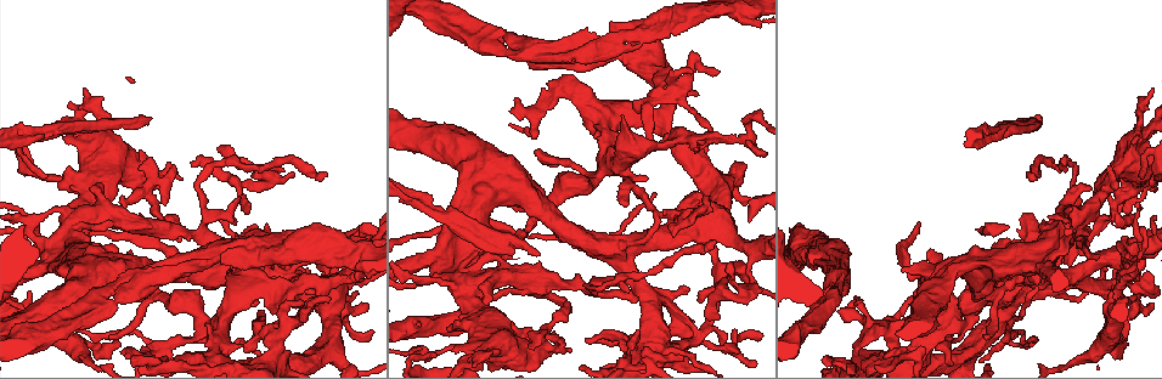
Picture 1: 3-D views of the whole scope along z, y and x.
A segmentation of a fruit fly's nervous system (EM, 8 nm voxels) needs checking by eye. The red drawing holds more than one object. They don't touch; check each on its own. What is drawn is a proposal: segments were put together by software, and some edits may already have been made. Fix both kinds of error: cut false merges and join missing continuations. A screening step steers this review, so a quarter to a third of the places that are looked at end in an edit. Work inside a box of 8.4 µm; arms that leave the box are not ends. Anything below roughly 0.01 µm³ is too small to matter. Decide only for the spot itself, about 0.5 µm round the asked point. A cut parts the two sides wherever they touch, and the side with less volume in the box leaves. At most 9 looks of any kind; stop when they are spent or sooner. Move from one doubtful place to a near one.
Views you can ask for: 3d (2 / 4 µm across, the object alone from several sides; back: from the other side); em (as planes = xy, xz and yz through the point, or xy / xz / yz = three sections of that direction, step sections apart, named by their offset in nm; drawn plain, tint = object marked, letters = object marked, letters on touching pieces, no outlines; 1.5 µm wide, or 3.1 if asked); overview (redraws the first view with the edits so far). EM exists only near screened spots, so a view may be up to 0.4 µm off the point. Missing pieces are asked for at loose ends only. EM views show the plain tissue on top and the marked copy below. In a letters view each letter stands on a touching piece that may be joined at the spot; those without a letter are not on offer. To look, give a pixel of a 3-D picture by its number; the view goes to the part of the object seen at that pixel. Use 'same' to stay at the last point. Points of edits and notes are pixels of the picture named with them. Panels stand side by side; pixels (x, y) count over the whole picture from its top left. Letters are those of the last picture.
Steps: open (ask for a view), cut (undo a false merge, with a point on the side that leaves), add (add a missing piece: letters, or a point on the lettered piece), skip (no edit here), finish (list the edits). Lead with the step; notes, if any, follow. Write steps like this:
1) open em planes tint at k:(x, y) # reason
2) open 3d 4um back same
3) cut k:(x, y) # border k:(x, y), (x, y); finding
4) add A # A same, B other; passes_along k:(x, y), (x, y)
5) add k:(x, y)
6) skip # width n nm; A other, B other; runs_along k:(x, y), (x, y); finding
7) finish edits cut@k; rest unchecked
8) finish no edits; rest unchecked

open em planes tint at 1:(800, 245) # branch point

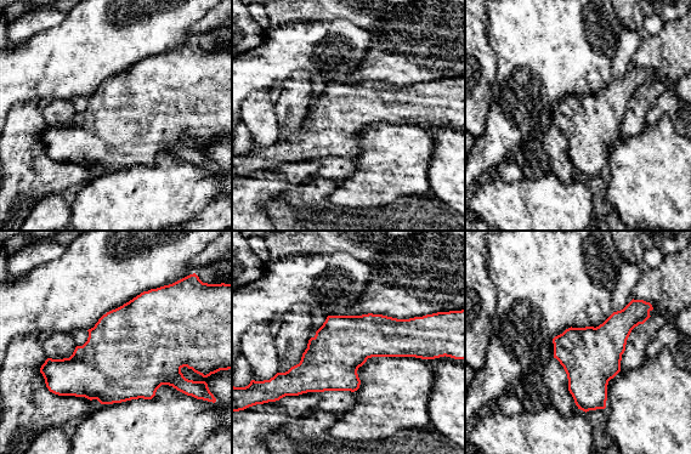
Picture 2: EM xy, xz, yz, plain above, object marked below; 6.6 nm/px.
open em planes letters same

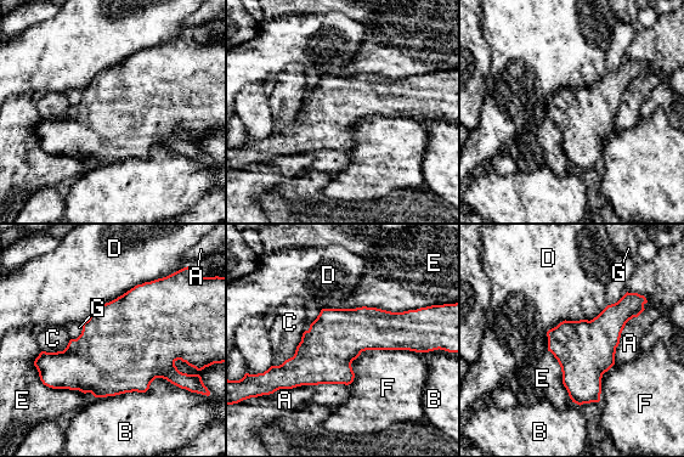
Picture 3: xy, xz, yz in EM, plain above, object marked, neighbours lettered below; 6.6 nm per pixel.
skip # width 380 nm; A other, B other, C other, D other, E other, F other, G other; border 3:(424, 351), (363, 350), (348, 384); continuous, no second cell

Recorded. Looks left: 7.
open em yz step 8 tint at 1:(681, 68) # free end

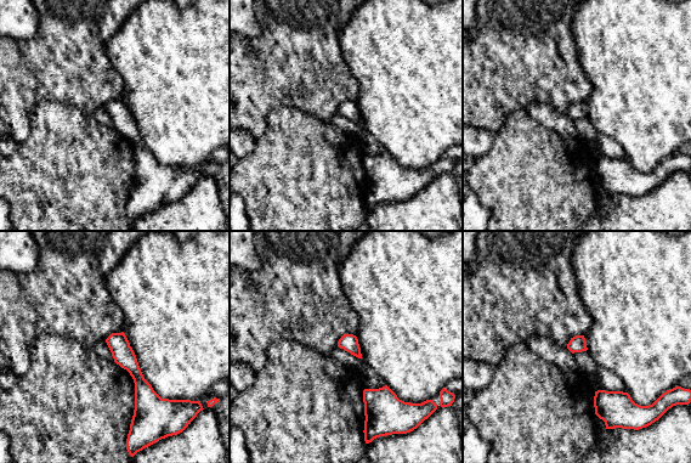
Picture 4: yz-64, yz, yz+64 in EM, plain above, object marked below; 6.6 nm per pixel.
open em planes letters same # cut it another way

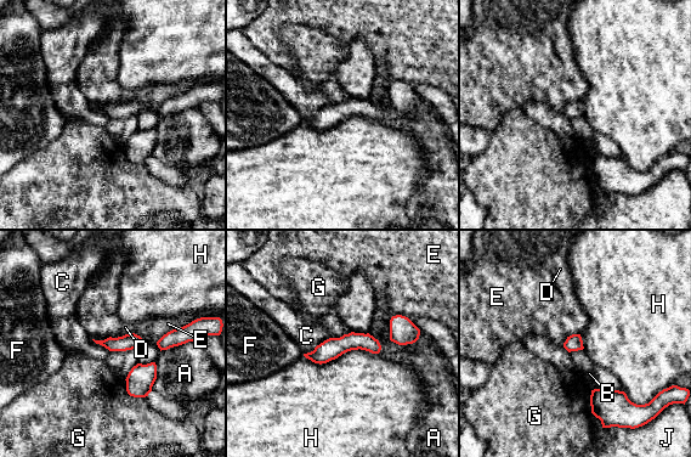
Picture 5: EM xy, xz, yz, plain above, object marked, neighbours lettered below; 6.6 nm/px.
skip # longest_contact H 500 nm; A other, B other, C other, D other, E other, F other, G other, H other, J other; runs_along 5:(377, 345), (345, 343), (310, 355); no lettered piece goes on from it

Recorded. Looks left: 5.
open em planes letters at 1:(1071, 238) # sharp bend

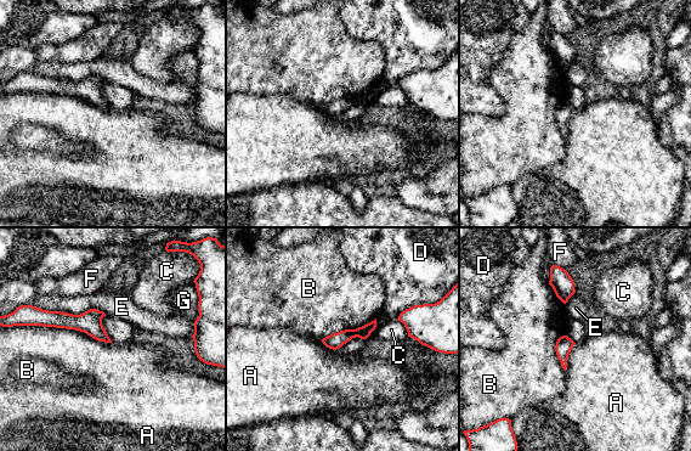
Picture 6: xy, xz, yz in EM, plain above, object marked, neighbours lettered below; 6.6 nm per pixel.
skip # A other, B other, C other, D other, E other, F other, G other; runs_along 6:(40, 322), (89, 322), (105, 338); one cell here

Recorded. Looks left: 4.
open em xy step 4 letters at 1:(646, 291) # three-way junction

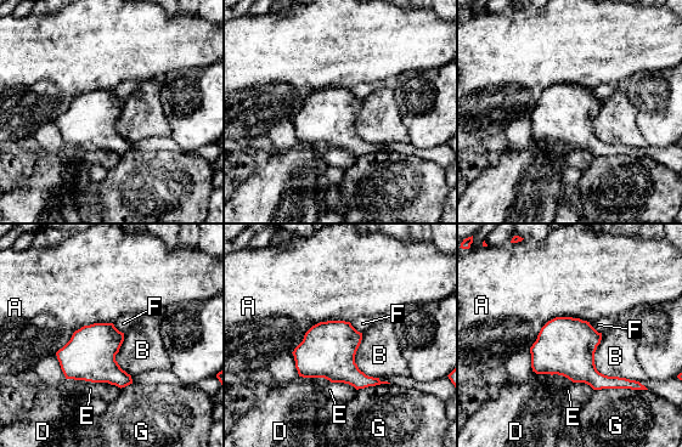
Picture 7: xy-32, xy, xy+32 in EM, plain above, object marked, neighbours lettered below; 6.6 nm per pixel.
skip # A other, B other, D other, E other, F other, G other; border 7:(601, 333), (595, 367), (640, 383); continuous, no second cell

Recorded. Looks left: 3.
finish no edits; rest unchecked

